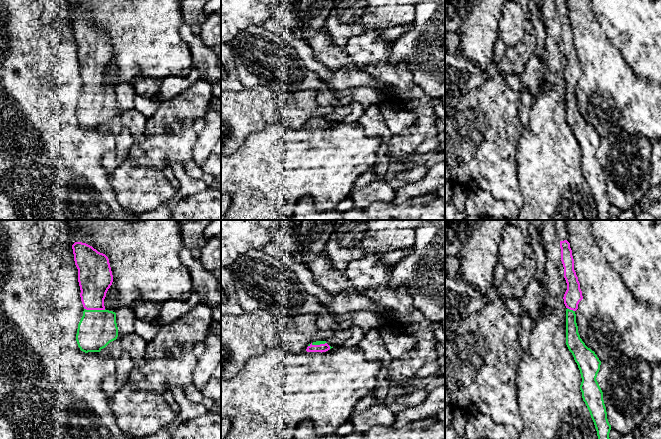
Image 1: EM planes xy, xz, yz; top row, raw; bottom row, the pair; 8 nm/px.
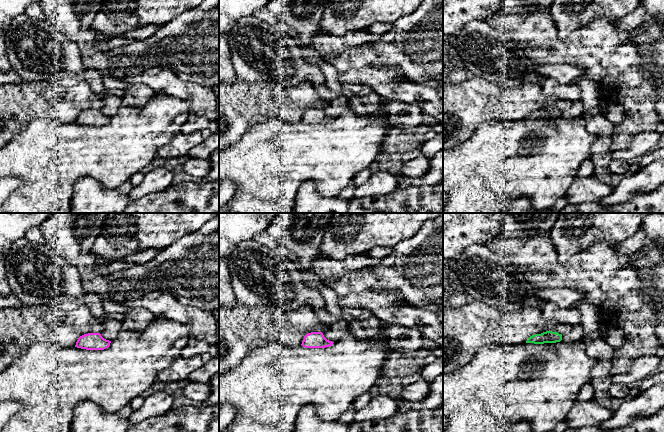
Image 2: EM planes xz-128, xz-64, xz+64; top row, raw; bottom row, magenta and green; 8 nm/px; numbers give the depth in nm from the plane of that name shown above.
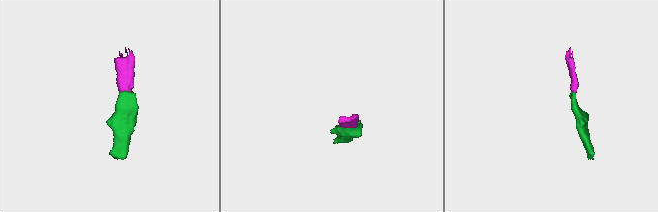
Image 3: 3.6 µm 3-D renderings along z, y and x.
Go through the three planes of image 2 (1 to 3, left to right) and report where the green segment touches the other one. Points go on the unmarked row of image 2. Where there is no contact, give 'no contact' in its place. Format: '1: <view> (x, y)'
1: no contact
2: no contact
3: no contact

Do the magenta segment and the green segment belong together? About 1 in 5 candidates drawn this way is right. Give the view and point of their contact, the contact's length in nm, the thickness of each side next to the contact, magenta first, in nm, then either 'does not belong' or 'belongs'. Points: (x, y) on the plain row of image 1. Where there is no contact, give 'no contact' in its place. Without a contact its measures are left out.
xy (95, 85) | 180 nm | 280/300 nm | belongs

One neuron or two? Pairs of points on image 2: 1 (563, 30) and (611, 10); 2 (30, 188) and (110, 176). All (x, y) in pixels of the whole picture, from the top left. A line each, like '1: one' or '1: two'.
1: one
2: one

